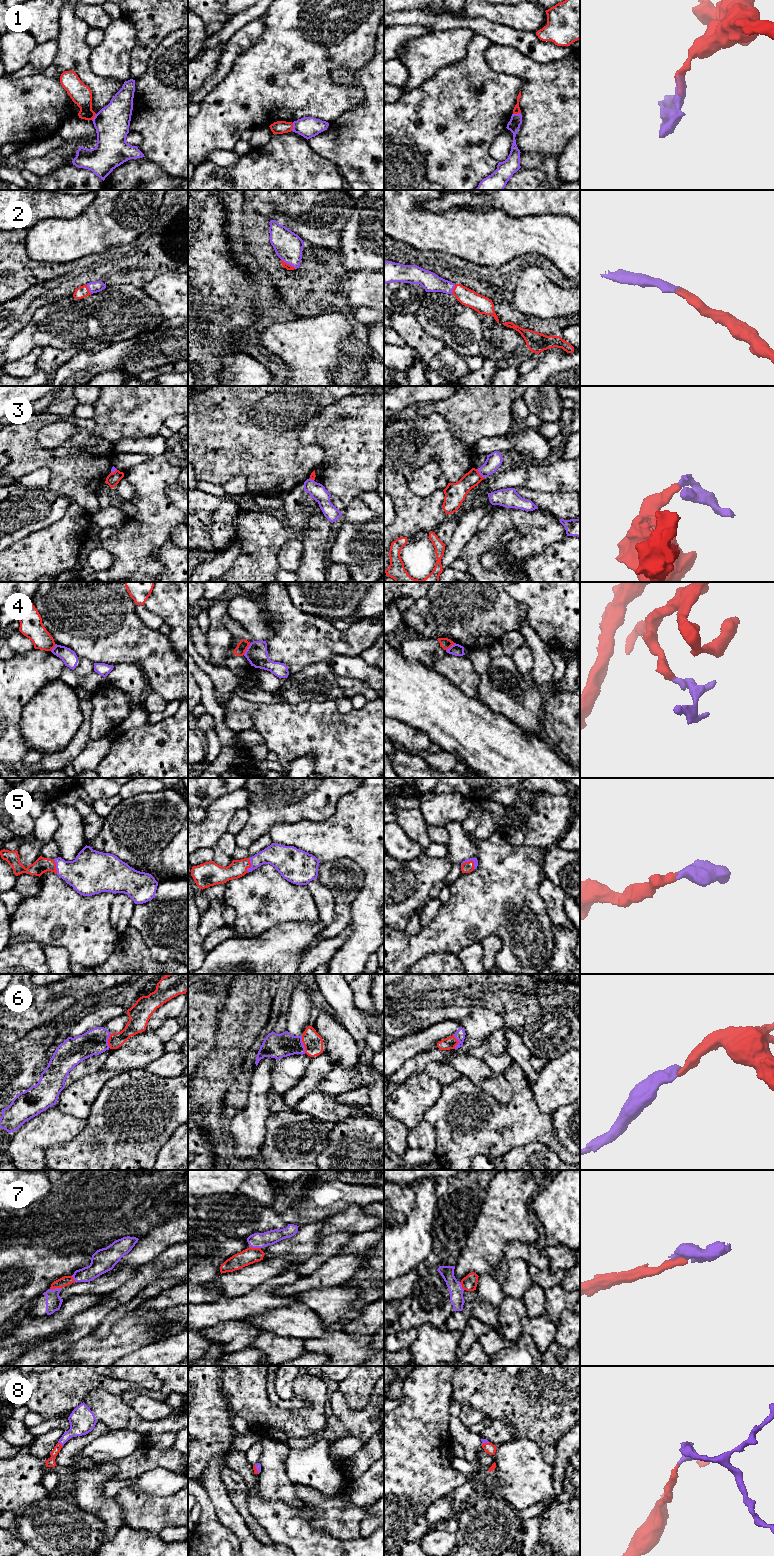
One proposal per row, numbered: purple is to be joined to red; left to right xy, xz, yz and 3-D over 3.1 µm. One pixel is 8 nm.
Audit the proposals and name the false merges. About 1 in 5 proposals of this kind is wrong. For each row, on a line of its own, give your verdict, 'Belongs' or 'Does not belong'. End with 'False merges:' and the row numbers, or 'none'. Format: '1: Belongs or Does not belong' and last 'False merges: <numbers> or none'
1: Does not belong
2: Belongs
3: Does not belong
4: Does not belong
5: Belongs
6: Belongs
7: Belongs
8: Belongs
False merges: 1, 3, 4

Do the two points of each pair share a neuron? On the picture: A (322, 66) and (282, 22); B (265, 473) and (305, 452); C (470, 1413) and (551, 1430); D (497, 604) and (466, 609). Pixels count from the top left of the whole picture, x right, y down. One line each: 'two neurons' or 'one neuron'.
A: one neuron
B: one neuron
C: two neurons
D: one neuron

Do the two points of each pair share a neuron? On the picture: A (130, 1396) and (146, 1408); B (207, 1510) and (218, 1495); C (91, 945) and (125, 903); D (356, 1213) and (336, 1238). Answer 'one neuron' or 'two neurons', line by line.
A: one neuron
B: two neurons
C: two neurons
D: two neurons

